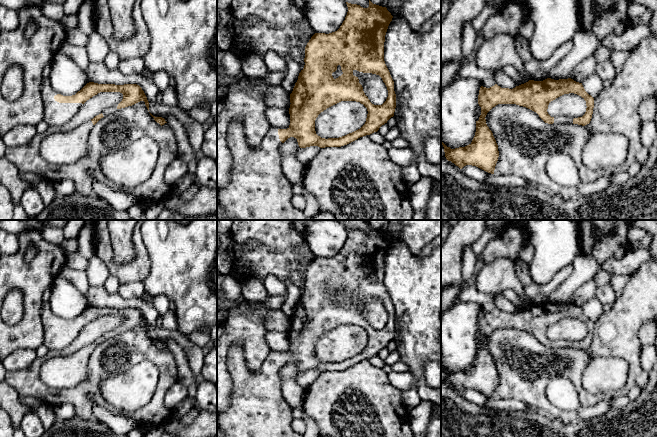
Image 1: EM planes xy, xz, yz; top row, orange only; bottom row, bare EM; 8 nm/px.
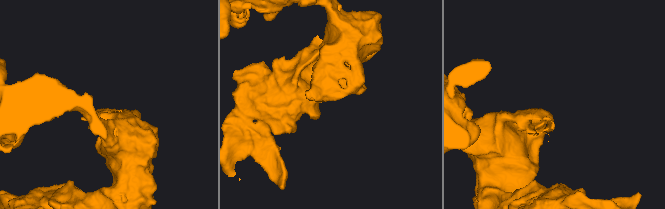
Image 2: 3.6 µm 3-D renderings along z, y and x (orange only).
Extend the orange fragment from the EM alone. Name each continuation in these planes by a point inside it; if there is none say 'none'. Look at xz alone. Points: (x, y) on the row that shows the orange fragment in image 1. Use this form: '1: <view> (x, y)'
1: xz (258, 189)

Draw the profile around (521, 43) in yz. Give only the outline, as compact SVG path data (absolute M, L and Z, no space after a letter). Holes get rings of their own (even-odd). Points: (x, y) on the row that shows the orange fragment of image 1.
M517 35L515 37L515 48L524 63L532 60L528 39L521 35Z

